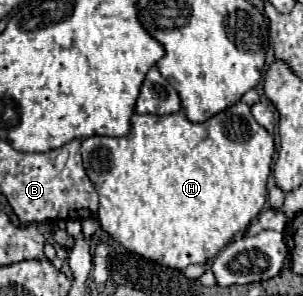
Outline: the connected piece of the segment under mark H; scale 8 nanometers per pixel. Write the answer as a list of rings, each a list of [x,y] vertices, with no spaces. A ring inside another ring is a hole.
[[[237,102],[235,106],[231,106],[229,110],[223,110],[219,114],[215,114],[213,118],[209,118],[207,122],[201,124],[193,124],[187,120],[185,112],[179,110],[175,114],[169,116],[155,116],[155,114],[133,114],[131,118],[131,132],[123,138],[109,138],[109,136],[91,136],[85,138],[81,144],[81,154],[83,154],[83,164],[85,164],[85,172],[89,176],[89,180],[93,182],[97,194],[99,194],[99,224],[101,228],[113,238],[117,240],[121,246],[125,246],[127,250],[147,258],[147,260],[155,260],[163,266],[175,268],[175,270],[183,270],[189,264],[205,264],[207,260],[211,260],[213,256],[217,256],[223,246],[227,242],[233,240],[235,234],[243,234],[251,220],[255,220],[265,204],[265,196],[267,196],[267,178],[271,172],[271,162],[273,162],[273,152],[275,152],[275,142],[273,142],[273,134],[267,132],[263,126],[259,126],[255,122],[255,118],[251,116],[251,110],[245,102]]]

